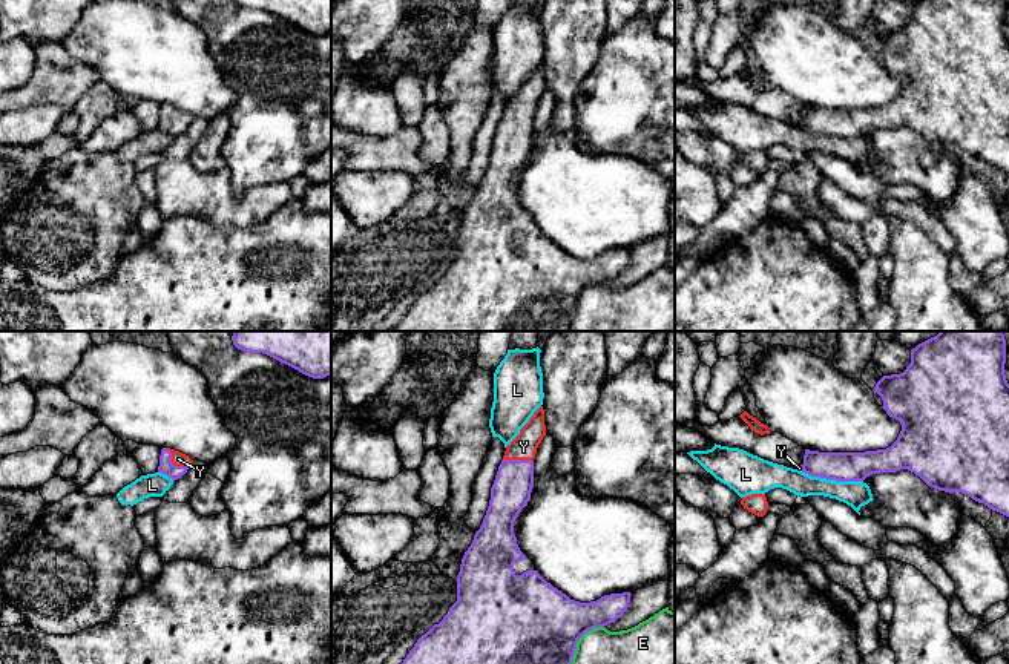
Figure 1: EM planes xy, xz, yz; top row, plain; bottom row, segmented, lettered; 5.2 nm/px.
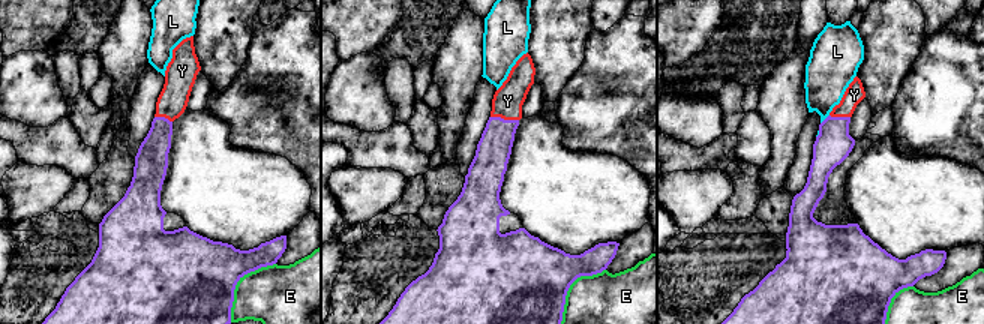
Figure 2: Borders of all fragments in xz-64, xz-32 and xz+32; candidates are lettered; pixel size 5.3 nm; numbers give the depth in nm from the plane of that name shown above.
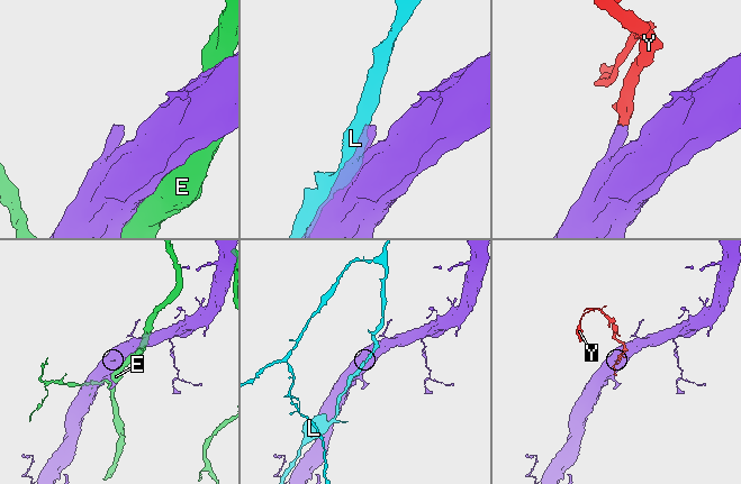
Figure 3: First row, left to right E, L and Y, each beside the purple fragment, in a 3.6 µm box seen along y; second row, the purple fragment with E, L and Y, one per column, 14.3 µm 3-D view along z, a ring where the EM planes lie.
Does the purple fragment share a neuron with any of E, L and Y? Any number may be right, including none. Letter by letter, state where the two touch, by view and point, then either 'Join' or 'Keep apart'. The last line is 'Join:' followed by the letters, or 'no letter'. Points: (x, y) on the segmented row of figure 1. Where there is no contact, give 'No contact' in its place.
E: Touches purple at xz (578, 638). Keep apart
L: Touches purple at yz (831, 479). Keep apart
Y: Touches purple at xy (170, 462). Join
Join: Y

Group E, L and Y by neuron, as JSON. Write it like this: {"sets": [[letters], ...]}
{"sets": [["E"], ["L"], ["Y"]]}

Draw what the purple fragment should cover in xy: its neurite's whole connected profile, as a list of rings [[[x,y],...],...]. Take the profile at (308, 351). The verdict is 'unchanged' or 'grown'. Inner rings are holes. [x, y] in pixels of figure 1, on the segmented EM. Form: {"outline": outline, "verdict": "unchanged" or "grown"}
{"outline": [[[233,331],[232,340],[244,353],[267,354],[308,377],[331,374],[331,331]]], "verdict": "unchanged"}

